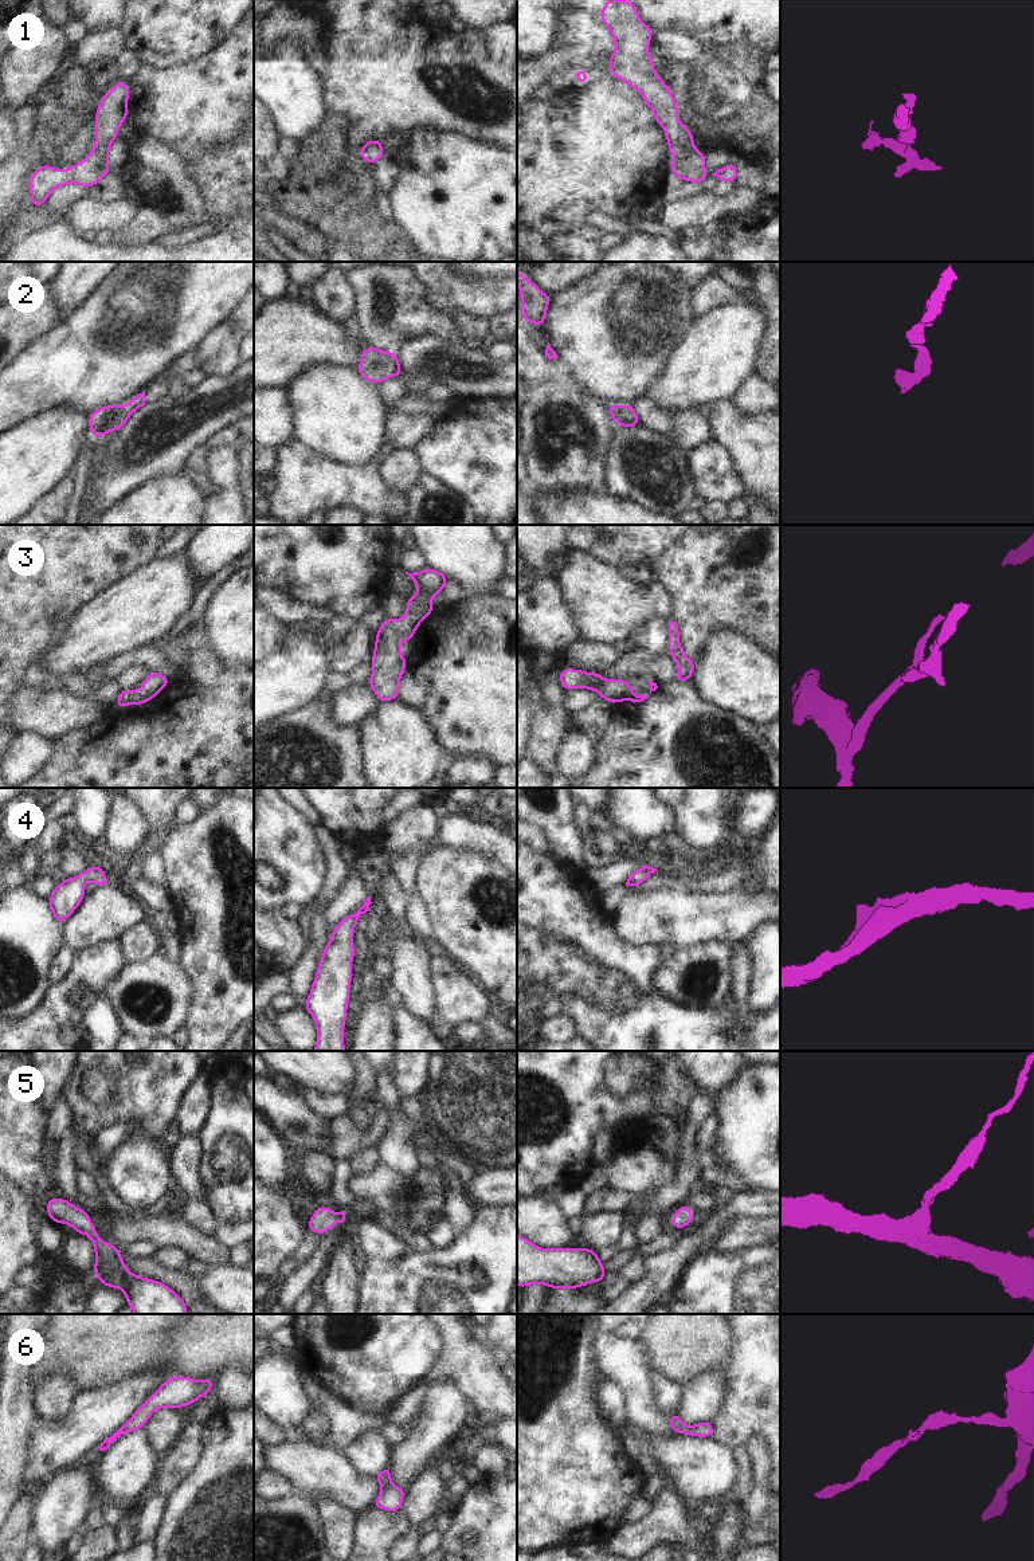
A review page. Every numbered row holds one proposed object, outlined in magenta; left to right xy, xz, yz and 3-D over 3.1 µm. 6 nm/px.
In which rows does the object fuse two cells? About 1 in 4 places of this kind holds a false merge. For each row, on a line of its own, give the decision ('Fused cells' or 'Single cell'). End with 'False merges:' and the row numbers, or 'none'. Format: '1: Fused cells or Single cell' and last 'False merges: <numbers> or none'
1: Single cell
2: Single cell
3: Single cell
4: Single cell
5: Single cell
6: Single cell
False merges: none

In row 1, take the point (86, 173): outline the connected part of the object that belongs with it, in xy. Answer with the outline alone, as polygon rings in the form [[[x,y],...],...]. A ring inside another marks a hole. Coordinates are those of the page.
[[[120,79],[111,91],[102,95],[94,115],[95,141],[85,160],[67,169],[56,169],[47,164],[38,166],[28,180],[31,207],[43,205],[52,191],[66,184],[91,189],[103,176],[113,173],[107,157],[120,134],[118,128],[129,117],[126,102],[130,97],[129,82],[124,83]]]

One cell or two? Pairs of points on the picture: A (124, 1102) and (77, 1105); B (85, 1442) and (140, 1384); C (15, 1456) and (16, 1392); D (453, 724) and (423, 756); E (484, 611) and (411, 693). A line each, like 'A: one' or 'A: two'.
A: one
B: one
C: one
D: two
E: one

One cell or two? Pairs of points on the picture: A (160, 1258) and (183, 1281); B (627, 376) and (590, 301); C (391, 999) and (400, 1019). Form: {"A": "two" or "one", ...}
{"A": "two", "B": "one", "C": "one"}

